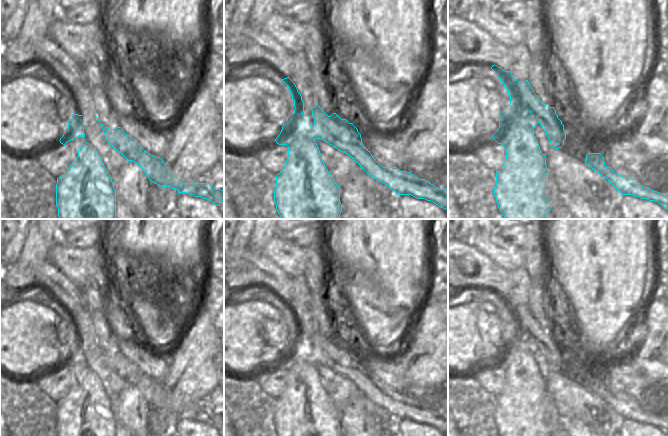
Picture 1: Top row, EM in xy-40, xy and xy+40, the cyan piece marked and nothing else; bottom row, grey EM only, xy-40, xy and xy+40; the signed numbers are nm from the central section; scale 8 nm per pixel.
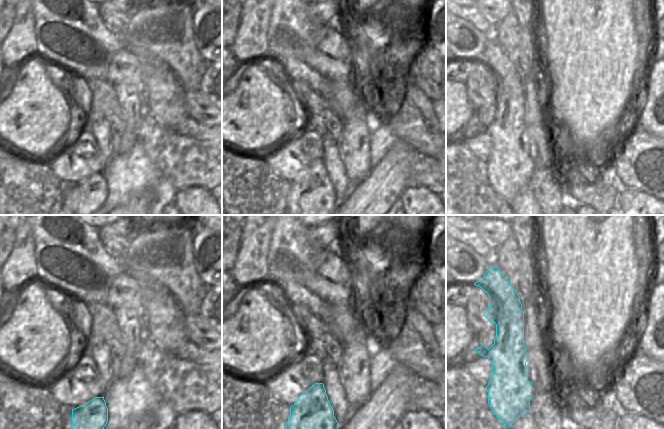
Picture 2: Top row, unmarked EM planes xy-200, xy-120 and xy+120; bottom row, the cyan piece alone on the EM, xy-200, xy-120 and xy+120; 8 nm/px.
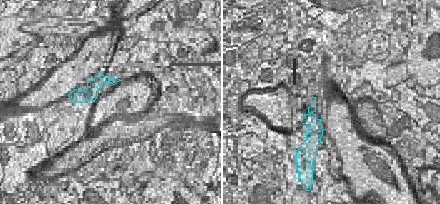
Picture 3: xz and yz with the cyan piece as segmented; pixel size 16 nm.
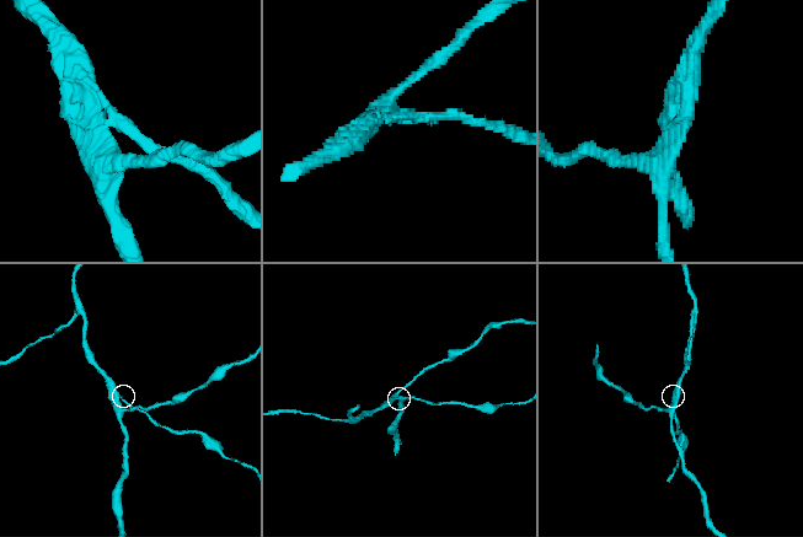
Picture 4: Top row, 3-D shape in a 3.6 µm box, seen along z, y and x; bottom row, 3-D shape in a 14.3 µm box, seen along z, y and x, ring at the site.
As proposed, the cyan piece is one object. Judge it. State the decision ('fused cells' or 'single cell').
fused cells

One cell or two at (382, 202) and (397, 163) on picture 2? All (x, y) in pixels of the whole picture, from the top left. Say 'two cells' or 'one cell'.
one cell

